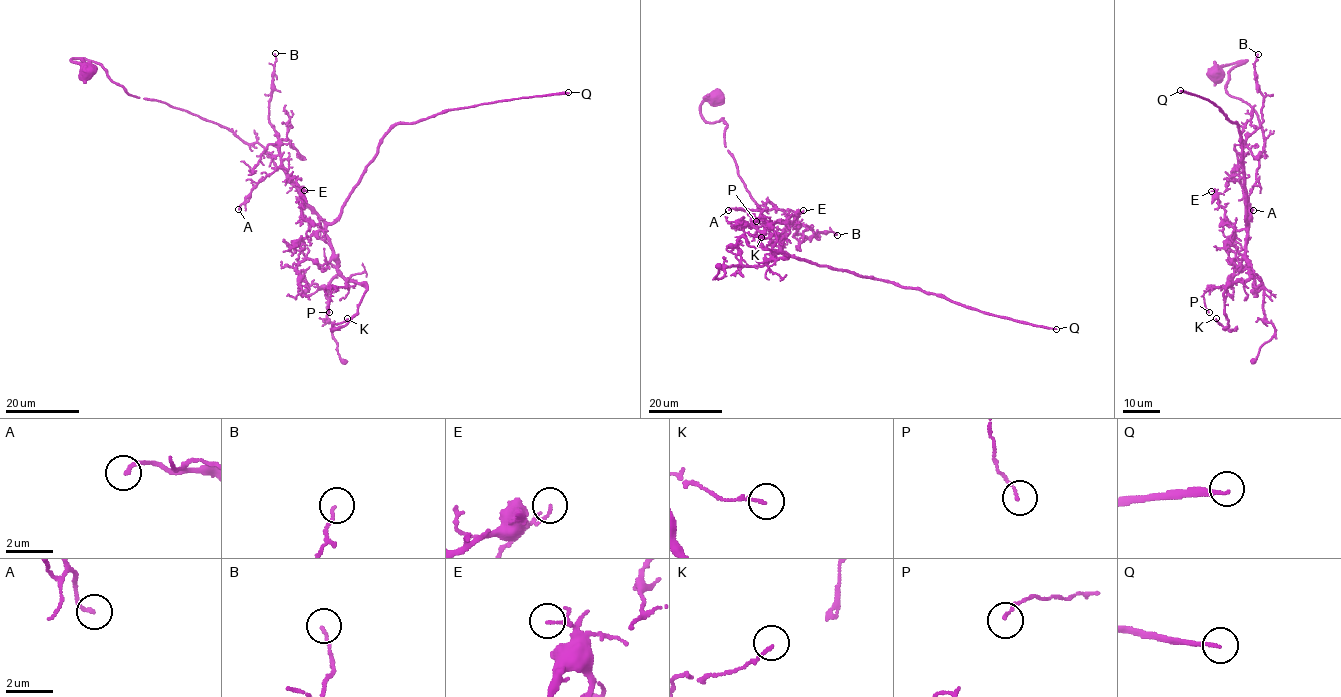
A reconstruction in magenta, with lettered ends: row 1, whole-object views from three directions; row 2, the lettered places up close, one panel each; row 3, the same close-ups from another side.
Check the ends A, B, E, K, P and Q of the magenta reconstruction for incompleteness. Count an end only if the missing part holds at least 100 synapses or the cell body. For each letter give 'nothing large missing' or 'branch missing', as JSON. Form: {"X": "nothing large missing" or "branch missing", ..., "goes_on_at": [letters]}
{"A": "nothing large missing", "B": "nothing large missing", "E": "nothing large missing", "K": "nothing large missing", "P": "nothing large missing", "Q": "branch missing", "goes_on_at": ["Q"]}

